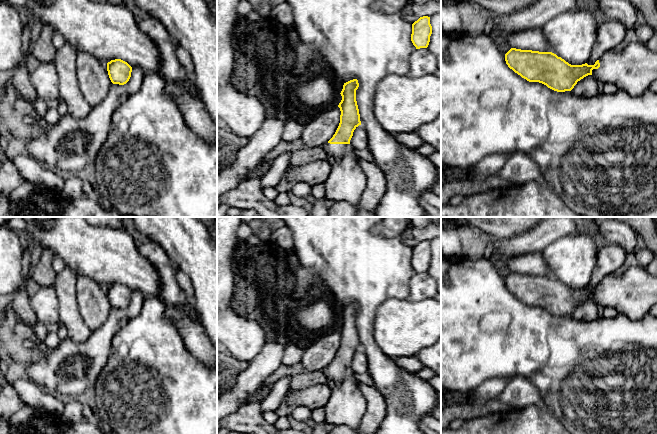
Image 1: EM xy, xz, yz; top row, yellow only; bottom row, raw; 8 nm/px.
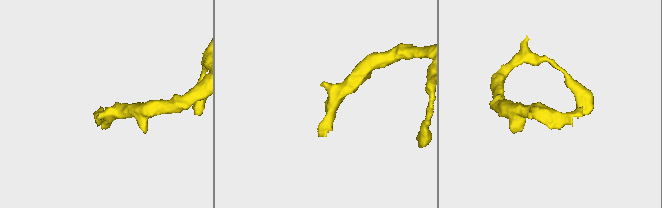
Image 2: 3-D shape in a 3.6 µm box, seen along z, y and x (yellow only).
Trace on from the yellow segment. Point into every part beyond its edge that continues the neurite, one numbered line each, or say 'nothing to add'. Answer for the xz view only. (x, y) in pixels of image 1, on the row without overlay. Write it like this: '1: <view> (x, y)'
1: xz (346, 407)

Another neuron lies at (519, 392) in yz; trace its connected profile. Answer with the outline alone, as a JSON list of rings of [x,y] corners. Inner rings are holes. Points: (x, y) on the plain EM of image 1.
[[[514,377],[508,380],[498,399],[514,408],[529,405],[542,405],[542,398],[535,385],[526,377]]]

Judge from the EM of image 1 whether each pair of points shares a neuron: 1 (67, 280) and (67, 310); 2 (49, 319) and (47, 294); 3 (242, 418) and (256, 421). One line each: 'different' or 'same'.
1: same
2: same
3: same

